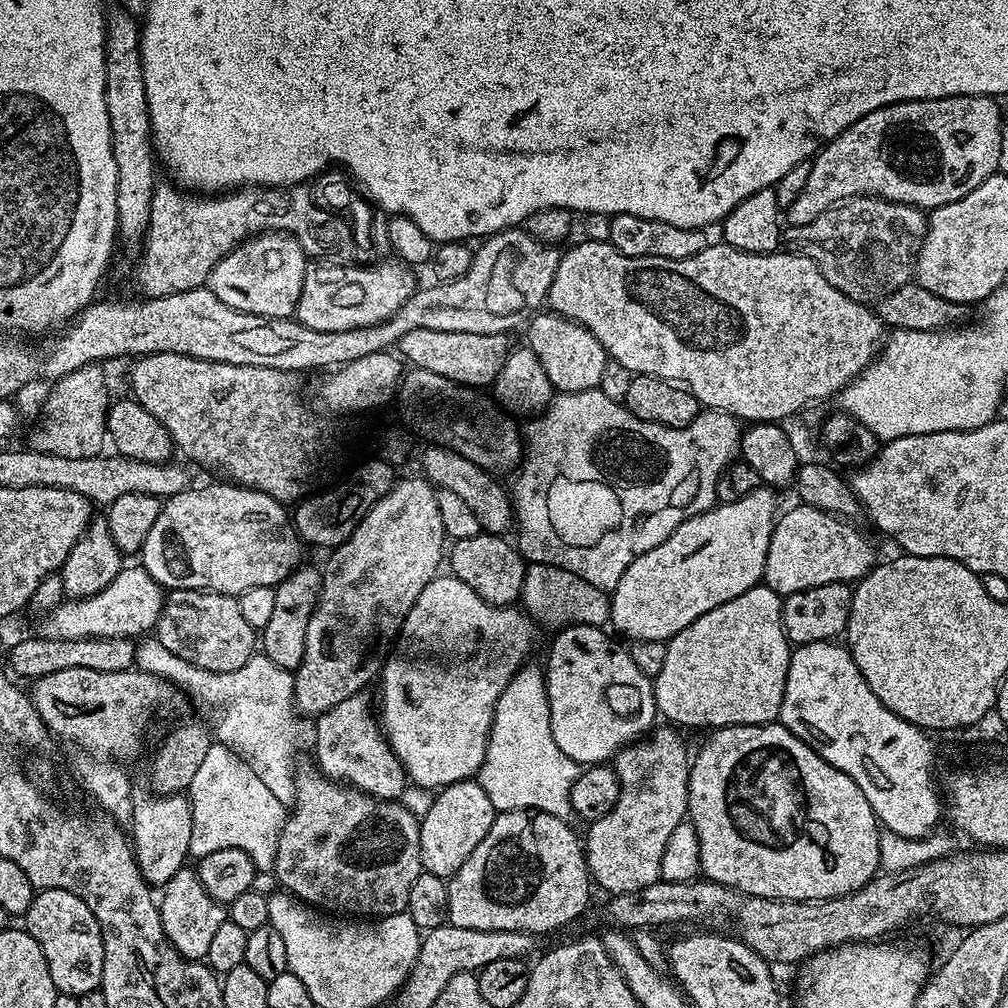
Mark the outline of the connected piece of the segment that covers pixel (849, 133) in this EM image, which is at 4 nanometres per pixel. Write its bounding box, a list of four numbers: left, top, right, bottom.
[786,96,1006,226]

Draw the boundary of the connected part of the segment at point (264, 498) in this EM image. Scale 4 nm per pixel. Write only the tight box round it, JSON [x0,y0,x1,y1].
[138,482,302,597]

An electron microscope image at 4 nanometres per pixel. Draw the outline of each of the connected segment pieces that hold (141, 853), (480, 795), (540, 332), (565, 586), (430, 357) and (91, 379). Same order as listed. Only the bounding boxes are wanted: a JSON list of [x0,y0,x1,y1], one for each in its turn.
[[130,794,191,886],[420,780,498,878],[527,310,610,393],[522,564,612,630],[398,330,510,390],[29,363,110,458]]

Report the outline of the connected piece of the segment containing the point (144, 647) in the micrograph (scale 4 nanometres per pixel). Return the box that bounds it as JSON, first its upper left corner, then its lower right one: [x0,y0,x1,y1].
[135,638,298,806]

